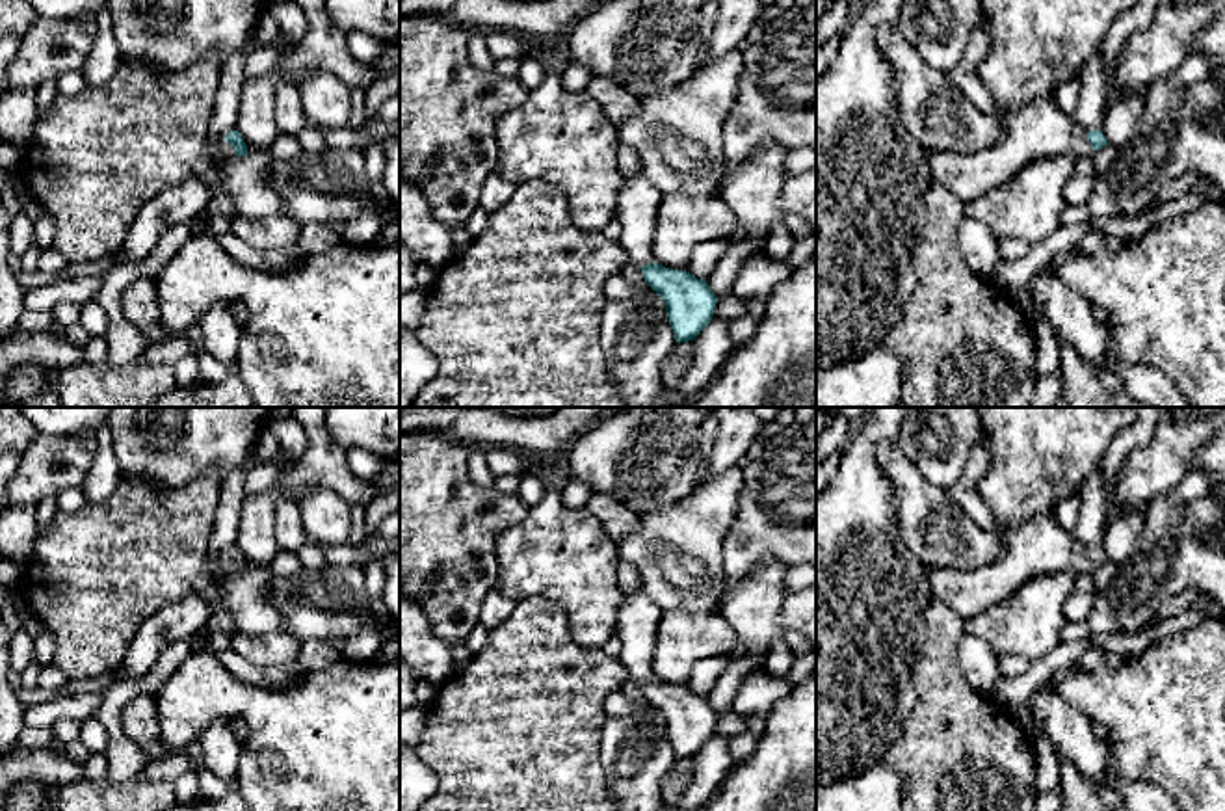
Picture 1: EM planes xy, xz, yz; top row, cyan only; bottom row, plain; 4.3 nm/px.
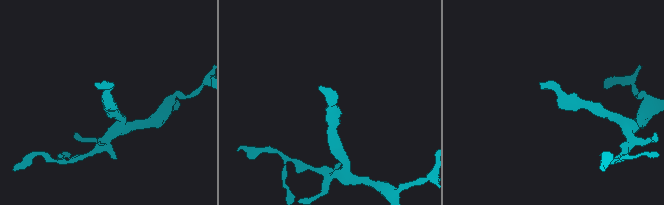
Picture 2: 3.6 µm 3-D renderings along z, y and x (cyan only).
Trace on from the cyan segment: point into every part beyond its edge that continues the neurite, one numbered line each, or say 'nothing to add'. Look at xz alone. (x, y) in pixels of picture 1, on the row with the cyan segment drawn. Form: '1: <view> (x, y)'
1: xz (638, 201)

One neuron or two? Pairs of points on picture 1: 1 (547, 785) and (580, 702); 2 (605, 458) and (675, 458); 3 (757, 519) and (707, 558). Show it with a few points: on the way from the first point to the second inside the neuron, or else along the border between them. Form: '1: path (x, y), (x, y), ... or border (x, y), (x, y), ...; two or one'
1: path (547, 765), (547, 735), (560, 722); one
2: path (621, 458), (658, 458); one
3: border (737, 506), (733, 525), (724, 542), (722, 592); two

